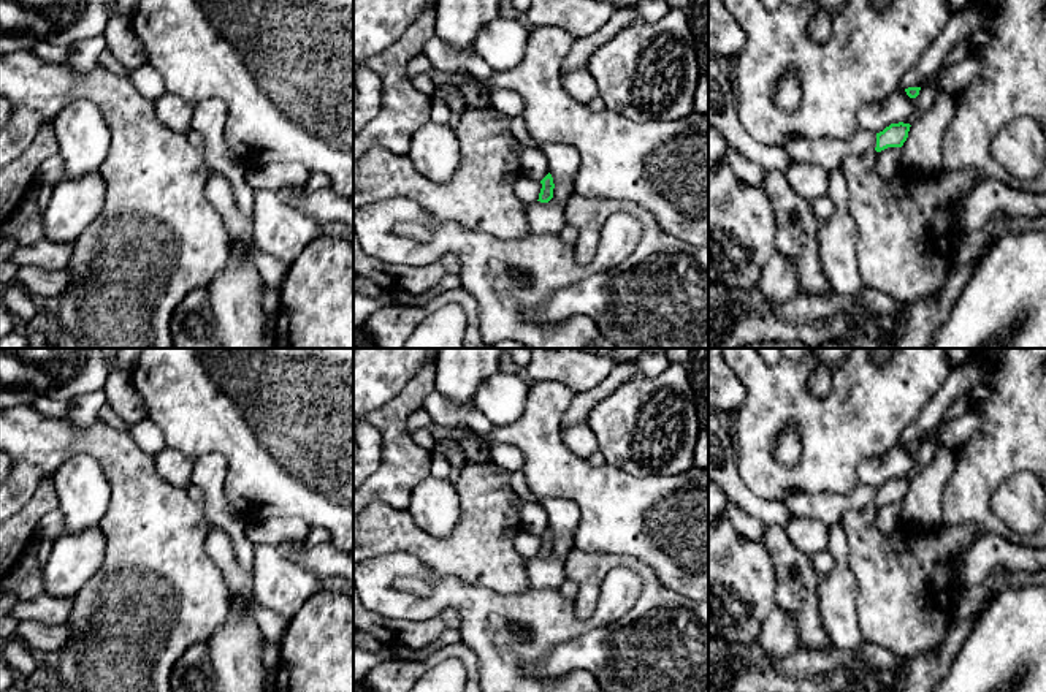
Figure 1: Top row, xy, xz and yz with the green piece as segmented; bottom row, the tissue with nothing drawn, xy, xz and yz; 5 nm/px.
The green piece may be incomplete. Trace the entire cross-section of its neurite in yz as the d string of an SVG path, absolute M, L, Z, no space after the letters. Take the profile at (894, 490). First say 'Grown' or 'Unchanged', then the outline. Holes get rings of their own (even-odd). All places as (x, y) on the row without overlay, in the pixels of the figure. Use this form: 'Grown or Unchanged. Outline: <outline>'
Grown. Outline: M891 478L880 488L870 488L859 483L849 496L830 492L808 494L799 489L791 489L784 504L796 516L805 516L824 523L827 527L840 523L842 515L848 508L859 510L865 504L881 507L888 502L902 502L908 492L910 478Z

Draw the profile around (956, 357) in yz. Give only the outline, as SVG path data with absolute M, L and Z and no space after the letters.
M945 348L949 369L962 366L968 361L983 359L986 348Z

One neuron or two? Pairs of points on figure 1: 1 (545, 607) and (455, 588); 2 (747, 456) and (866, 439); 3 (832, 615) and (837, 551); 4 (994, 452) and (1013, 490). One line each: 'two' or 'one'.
1: one
2: one
3: one
4: two

